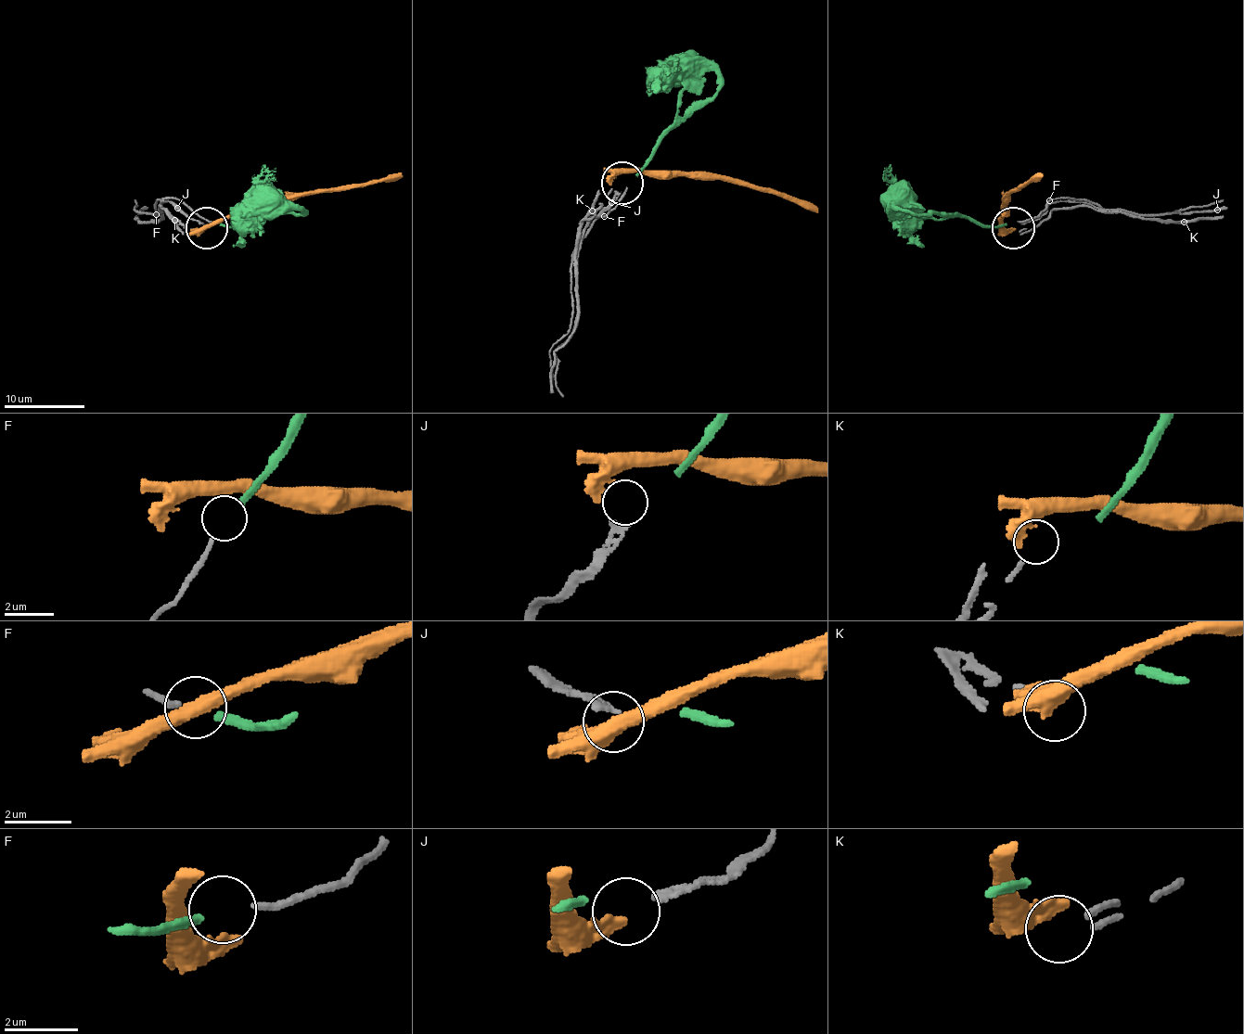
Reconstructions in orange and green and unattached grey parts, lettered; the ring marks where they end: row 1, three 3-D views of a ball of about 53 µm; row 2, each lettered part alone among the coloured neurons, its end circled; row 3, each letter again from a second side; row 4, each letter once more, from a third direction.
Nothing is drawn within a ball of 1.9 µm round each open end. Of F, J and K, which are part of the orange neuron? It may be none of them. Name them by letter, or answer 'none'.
none

